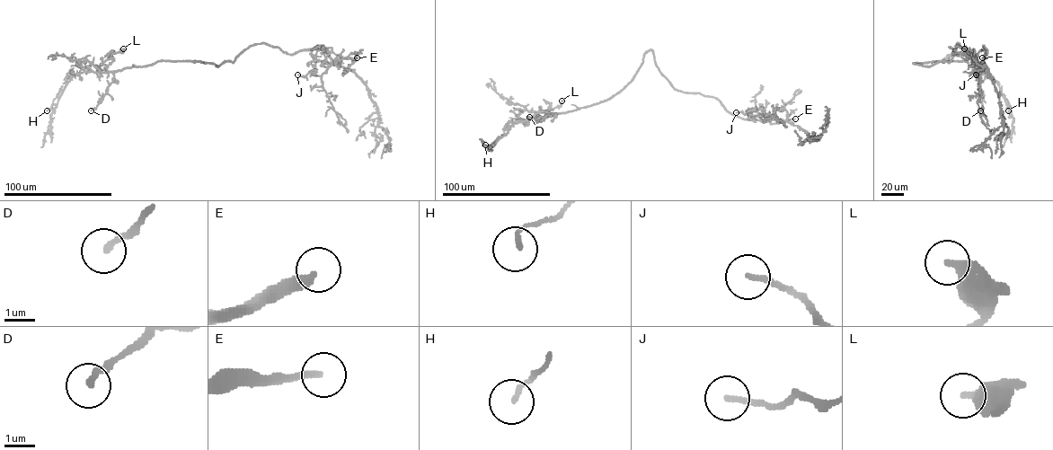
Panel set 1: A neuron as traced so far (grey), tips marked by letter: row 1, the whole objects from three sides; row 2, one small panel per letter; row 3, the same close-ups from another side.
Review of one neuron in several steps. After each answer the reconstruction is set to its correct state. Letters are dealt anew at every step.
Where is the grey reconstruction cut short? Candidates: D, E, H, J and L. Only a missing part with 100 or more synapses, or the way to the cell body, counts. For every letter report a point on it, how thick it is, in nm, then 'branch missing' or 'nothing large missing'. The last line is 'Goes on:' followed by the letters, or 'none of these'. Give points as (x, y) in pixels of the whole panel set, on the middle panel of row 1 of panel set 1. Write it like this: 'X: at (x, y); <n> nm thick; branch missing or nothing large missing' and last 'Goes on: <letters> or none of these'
D: at (529, 117); 200 nm thick; nothing large missing
E: at (795, 119); 240 nm thick; branch missing
H: at (485, 145); 140 nm thick; nothing large missing
J: at (736, 112); 190 nm thick; nothing large missing
L: at (561, 101); 360 nm thick; nothing large missing
Goes on: E

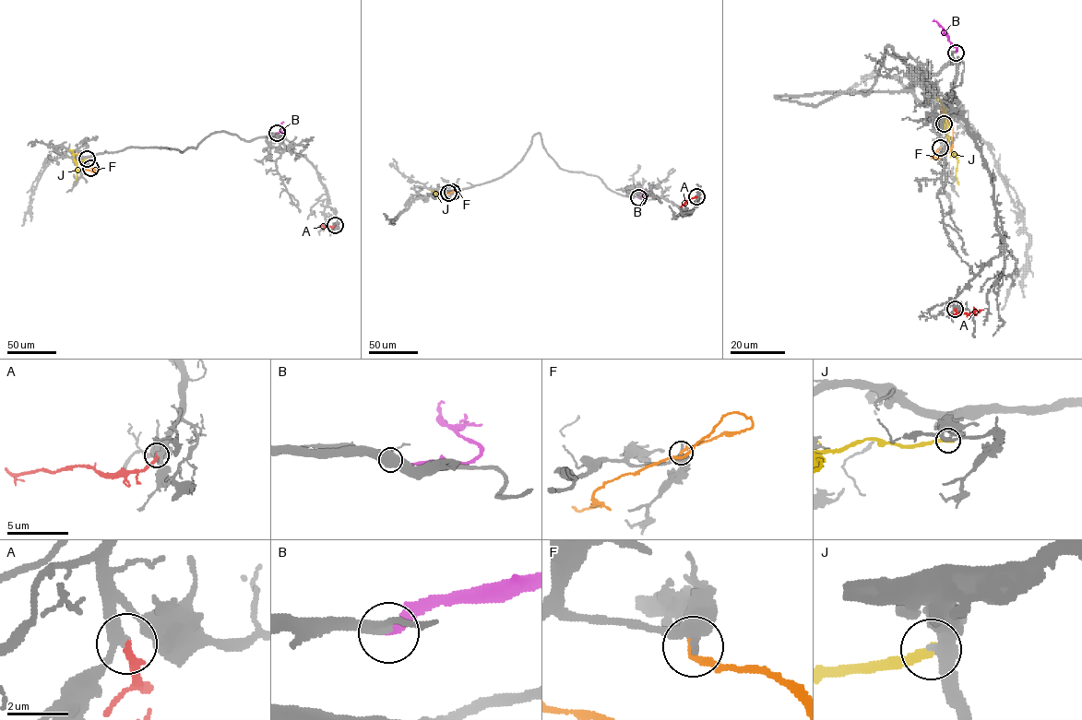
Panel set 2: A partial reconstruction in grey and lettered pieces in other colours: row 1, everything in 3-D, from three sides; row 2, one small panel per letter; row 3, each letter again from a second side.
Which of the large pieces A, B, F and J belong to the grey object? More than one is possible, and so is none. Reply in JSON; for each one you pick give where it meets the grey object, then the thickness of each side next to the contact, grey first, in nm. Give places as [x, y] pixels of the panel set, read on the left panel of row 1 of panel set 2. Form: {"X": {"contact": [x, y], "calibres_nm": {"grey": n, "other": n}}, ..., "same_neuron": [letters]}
{"A": {"contact": [335, 225], "calibres_nm": {"grey": 280, "other": 300}}, "B": {"contact": [277, 133], "calibres_nm": {"grey": 240, "other": 280}}, "same_neuron": ["A", "B"]}

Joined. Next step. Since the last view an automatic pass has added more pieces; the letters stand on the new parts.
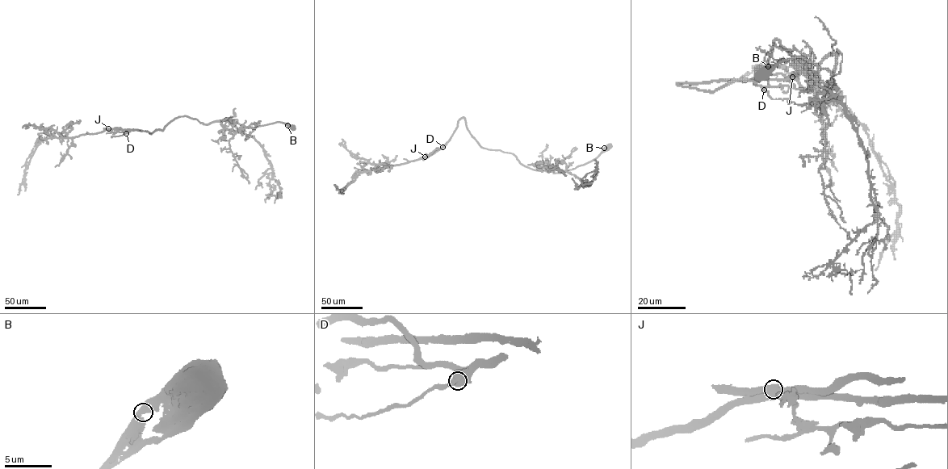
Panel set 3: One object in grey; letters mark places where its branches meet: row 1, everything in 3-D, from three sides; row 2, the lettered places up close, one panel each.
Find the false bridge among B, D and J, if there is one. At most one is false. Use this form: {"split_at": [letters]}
{"split_at": ["J"]}

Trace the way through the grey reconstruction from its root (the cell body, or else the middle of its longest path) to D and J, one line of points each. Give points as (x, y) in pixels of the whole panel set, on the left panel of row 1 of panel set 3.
D: (293, 127), (276, 122), (247, 127), (236, 119), (204, 124), (183, 116), (152, 133), (112, 129), (126, 133)
J: (293, 127), (276, 122), (247, 127), (236, 119), (204, 124), (183, 116), (152, 133), (108, 128)

